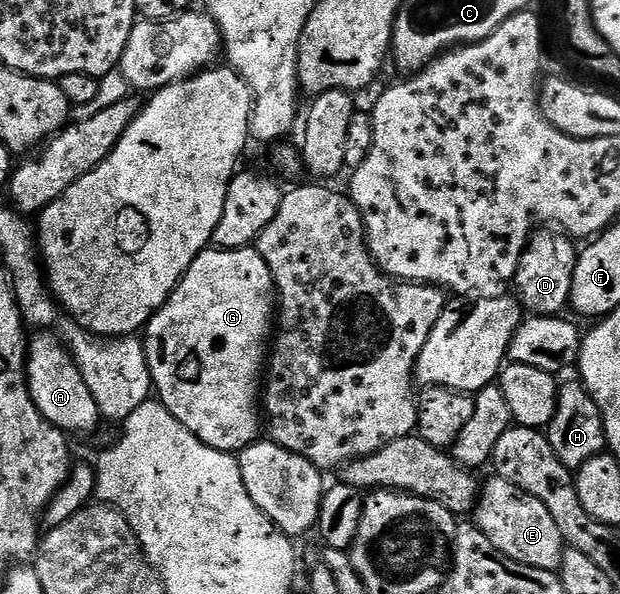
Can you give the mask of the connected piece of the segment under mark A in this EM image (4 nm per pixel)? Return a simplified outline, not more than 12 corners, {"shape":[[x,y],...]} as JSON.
{"shape":[[62,337],[27,343],[27,390],[68,436],[101,423]]}

